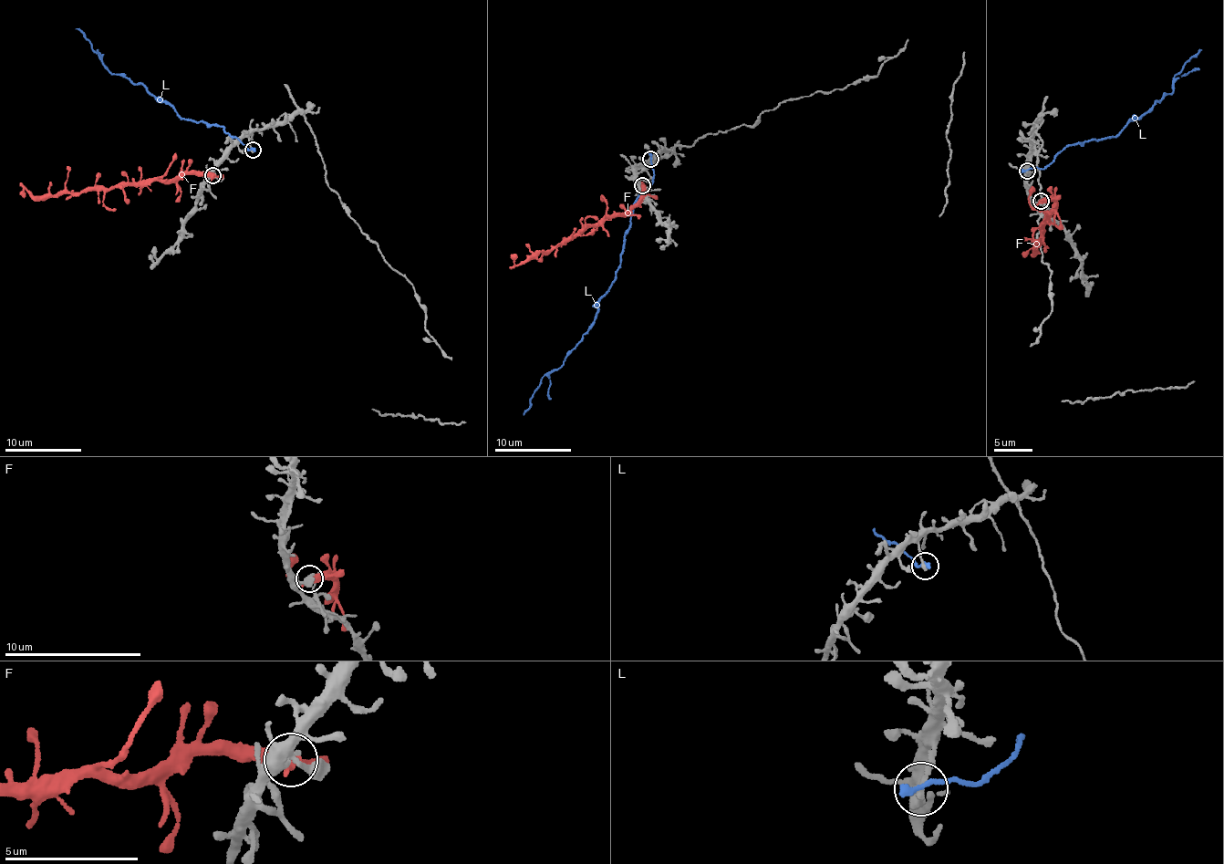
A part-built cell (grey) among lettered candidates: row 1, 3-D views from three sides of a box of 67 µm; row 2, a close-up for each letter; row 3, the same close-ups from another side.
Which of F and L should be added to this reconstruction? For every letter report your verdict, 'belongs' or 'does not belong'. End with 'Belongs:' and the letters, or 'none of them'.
F: does not belong
L: does not belong
Belongs: none of them

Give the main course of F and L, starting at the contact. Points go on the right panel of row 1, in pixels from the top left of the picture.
F: (1041, 200), (1052, 199), (1054, 205), (1044, 213), (1044, 221), (1040, 222), (1042, 230), (1039, 246), (1022, 256)
L: (1027, 171), (1049, 166), (1068, 146), (1116, 138), (1131, 119), (1140, 119), (1173, 90), (1175, 75), (1202, 50)

